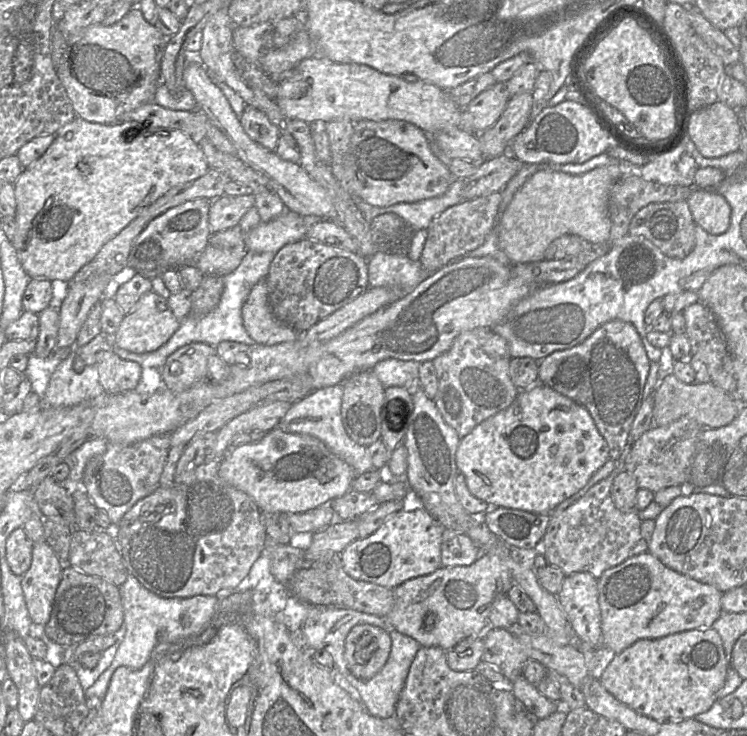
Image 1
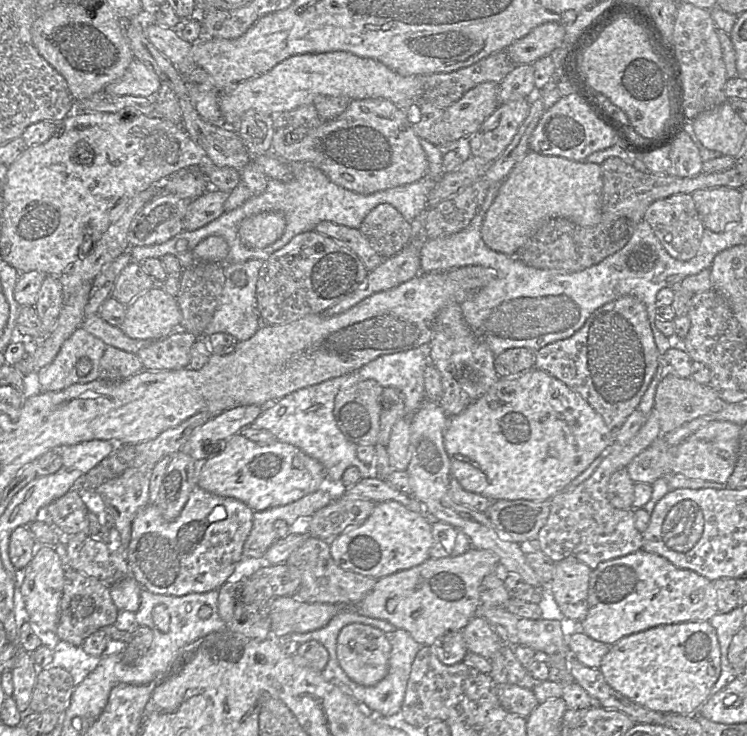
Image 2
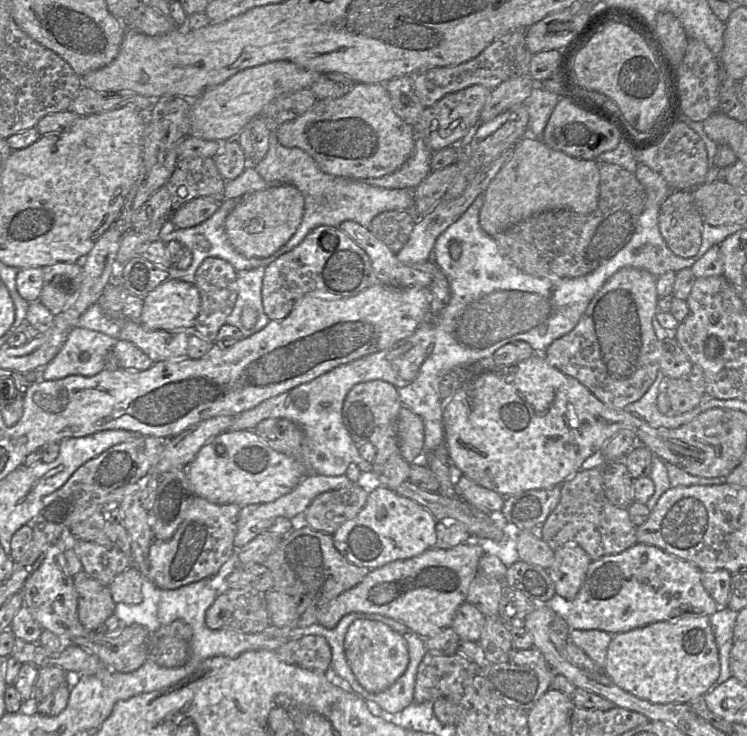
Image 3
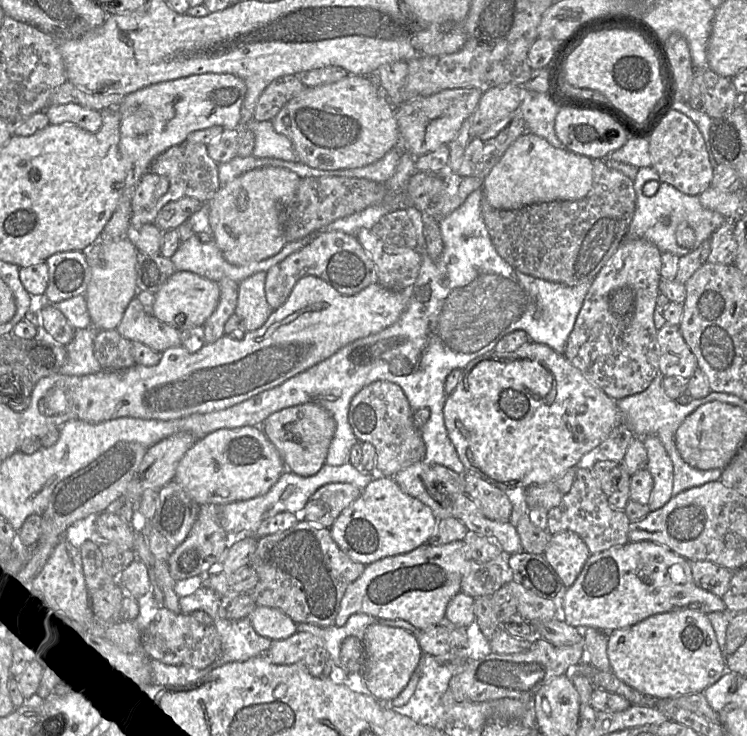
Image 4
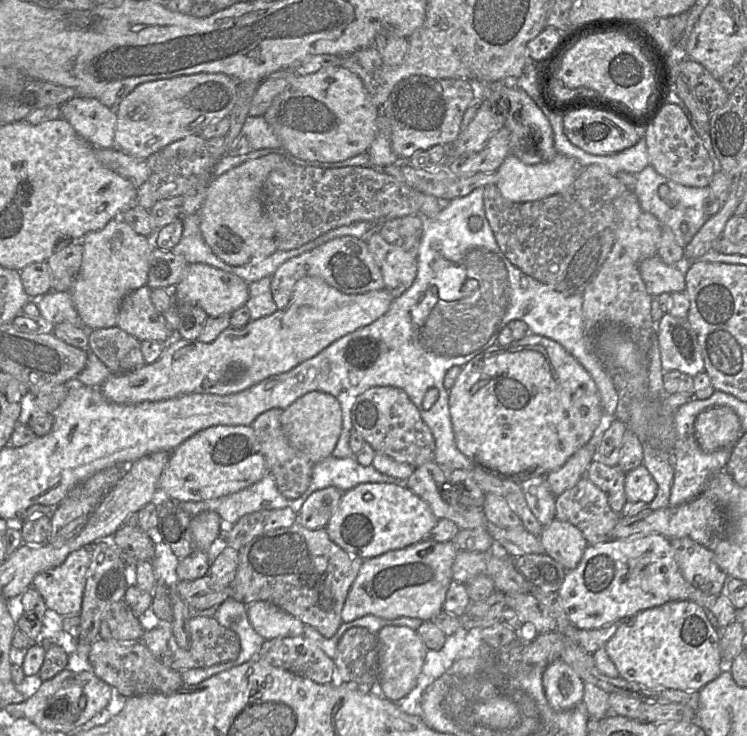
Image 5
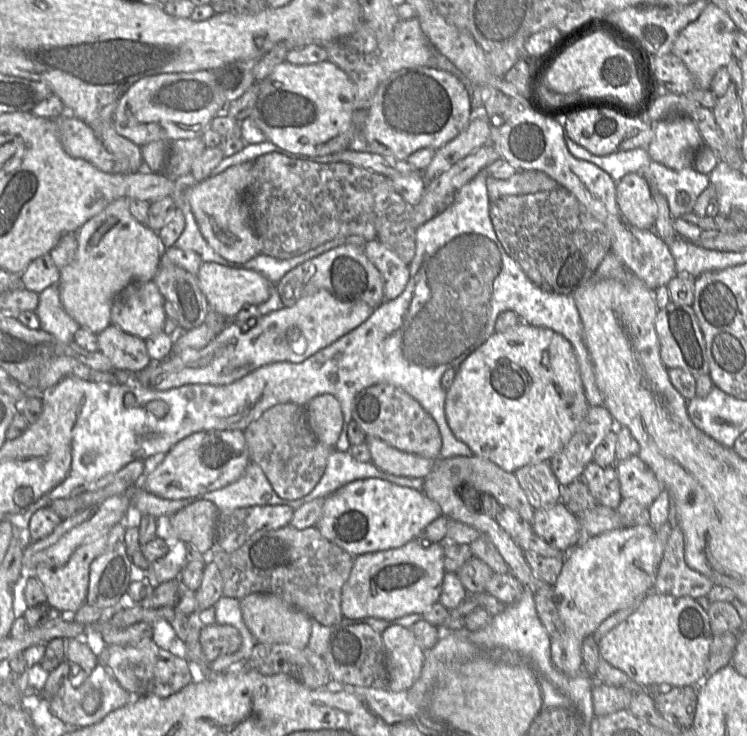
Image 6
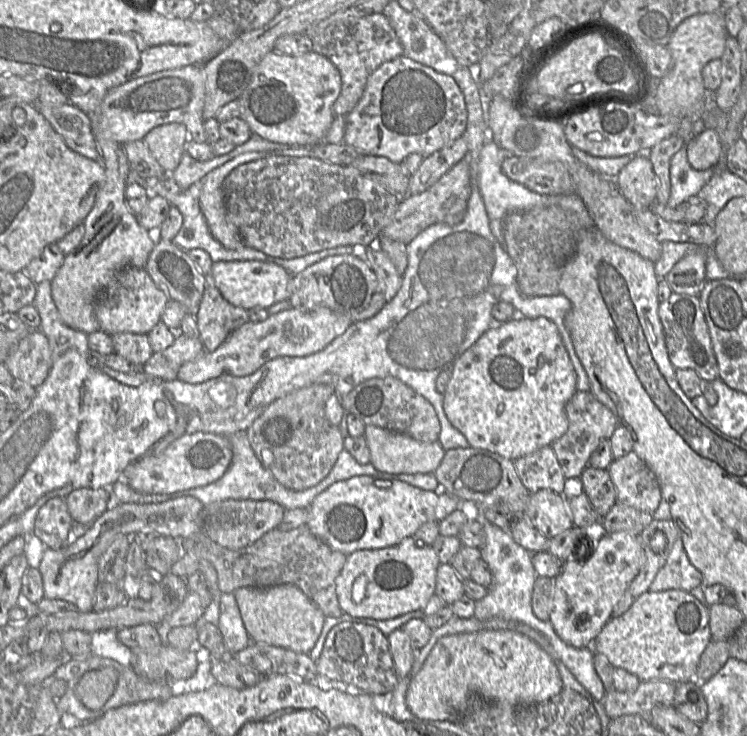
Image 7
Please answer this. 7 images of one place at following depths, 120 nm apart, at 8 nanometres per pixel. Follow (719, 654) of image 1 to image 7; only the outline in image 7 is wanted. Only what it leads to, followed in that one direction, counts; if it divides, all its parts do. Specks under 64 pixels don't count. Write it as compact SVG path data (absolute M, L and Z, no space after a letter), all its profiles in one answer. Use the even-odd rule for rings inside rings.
M683 590L647 591L624 614L609 619L593 641L592 648L595 653L606 656L614 668L628 671L641 682L683 683L695 680L700 657L711 640L708 605L703 605L690 592Z

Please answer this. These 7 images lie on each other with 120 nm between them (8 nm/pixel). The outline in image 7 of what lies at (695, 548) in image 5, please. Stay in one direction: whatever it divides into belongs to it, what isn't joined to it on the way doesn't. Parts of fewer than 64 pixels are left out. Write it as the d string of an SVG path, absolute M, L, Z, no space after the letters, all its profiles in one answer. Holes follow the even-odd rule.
M679 535L666 560L650 585L651 592L692 589L703 586L702 574L690 563Z

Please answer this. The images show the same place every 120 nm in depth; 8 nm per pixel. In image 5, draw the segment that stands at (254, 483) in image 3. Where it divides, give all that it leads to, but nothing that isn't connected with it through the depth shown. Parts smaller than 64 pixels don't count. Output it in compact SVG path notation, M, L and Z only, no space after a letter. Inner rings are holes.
M251 425L212 426L175 448L162 472L159 495L174 501L205 501L235 493L267 474L267 464Z

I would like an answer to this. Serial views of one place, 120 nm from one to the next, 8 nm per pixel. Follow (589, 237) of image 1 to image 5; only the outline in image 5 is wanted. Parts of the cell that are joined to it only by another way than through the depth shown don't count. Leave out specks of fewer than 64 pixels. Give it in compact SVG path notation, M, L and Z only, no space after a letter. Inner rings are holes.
M558 153L553 160L539 164L524 164L509 154L496 171L496 182L500 194L508 201L524 203L540 200L567 190L574 182L581 167L576 161Z

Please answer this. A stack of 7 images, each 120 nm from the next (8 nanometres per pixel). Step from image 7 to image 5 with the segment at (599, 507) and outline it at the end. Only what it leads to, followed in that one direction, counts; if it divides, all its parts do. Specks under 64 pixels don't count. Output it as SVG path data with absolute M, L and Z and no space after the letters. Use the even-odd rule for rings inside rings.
M593 460L585 476L606 494L611 509L621 514L627 502L624 489L626 473L618 465L607 466Z

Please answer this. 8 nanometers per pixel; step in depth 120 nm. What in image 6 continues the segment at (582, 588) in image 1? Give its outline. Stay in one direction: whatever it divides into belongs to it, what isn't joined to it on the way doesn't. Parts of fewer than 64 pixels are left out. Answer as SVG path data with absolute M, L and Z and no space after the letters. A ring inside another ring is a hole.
M560 501L535 510L532 528L534 534L564 553L575 547L580 539L578 518Z

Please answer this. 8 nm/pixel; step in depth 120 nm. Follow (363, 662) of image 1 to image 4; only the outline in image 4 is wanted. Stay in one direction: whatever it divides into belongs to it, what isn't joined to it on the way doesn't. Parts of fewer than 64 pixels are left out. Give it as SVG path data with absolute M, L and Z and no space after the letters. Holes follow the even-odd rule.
M371 624L364 633L365 661L363 681L377 700L391 701L407 685L423 654L418 637L402 628Z

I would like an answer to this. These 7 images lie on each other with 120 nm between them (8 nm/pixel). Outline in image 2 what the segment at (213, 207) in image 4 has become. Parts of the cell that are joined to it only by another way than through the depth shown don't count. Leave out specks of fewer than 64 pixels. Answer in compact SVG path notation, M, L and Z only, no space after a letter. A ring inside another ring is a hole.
M264 212L242 221L239 236L249 248L262 249L277 242L285 232L286 219L282 212Z

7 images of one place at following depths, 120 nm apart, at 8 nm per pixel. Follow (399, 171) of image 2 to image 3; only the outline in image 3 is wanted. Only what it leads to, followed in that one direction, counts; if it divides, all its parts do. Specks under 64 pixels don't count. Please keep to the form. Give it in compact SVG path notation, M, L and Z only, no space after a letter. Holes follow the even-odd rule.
M355 83L352 89L340 98L318 100L303 115L280 125L276 136L282 146L300 148L306 152L323 172L353 180L380 178L395 172L411 156L416 140L413 127L394 111L385 85L362 83Z

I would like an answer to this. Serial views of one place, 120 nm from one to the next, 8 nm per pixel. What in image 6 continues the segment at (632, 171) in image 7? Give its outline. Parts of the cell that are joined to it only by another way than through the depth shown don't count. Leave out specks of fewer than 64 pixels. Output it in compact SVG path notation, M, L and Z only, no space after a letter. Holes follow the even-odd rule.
M629 173L616 183L616 200L627 223L638 229L653 229L657 206L648 181L640 173Z

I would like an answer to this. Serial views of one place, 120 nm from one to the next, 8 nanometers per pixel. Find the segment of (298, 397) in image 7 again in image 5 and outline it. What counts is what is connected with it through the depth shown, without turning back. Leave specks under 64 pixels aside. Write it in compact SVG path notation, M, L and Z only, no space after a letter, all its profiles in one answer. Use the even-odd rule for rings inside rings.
M279 408L267 410L260 414L250 425L255 432L259 449L266 461L267 474L273 476L279 492L285 498L296 499L309 487L315 463L308 455L292 446L288 441L281 425L283 410Z

